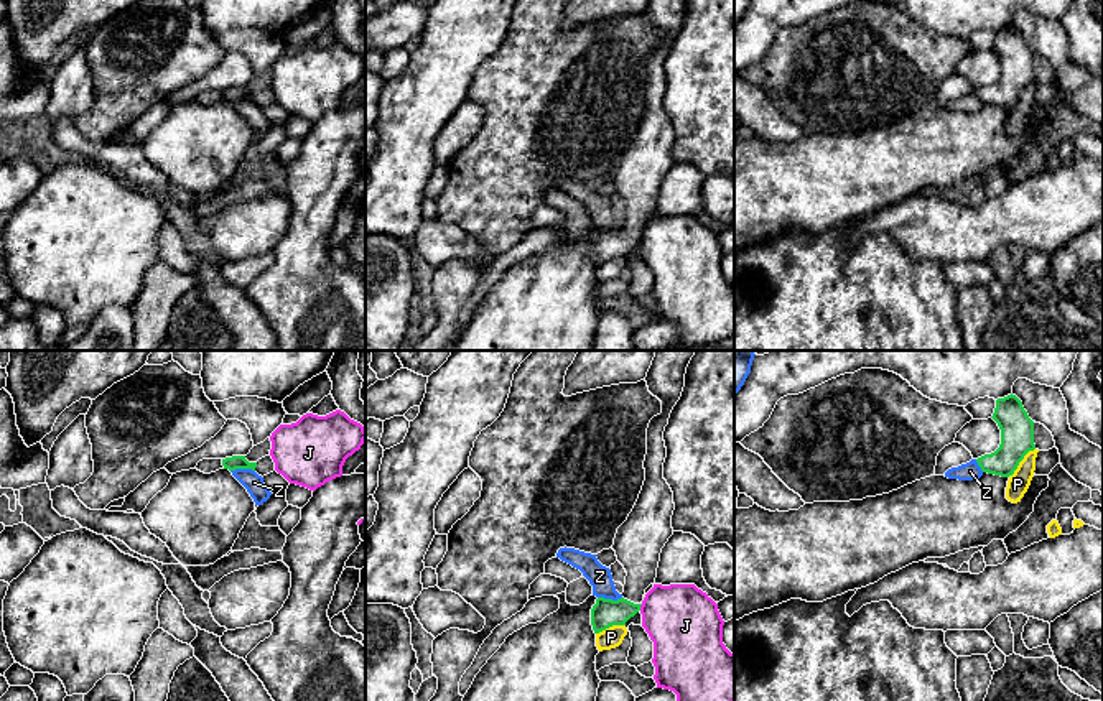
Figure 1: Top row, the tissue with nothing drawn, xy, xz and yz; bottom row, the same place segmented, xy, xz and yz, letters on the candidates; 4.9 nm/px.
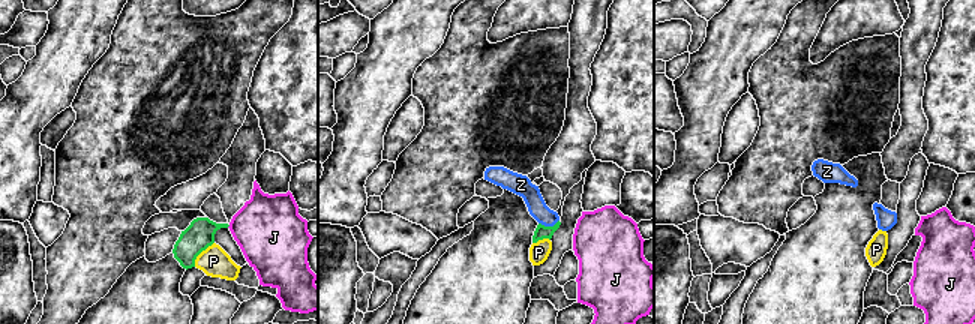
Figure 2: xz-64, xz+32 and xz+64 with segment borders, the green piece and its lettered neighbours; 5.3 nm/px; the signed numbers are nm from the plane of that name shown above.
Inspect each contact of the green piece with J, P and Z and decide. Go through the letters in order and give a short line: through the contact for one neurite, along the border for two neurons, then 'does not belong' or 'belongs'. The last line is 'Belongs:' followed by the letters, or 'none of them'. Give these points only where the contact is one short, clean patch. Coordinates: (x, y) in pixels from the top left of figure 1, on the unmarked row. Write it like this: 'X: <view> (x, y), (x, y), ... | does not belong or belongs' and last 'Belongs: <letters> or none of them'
J: does not belong
P: yz (1034, 79), (1008, 107) | does not belong
Z: xy (254, 101), (231, 102) | does not belong
Belongs: none of them

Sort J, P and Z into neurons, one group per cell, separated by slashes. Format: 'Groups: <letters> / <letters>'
Groups: J / P / Z

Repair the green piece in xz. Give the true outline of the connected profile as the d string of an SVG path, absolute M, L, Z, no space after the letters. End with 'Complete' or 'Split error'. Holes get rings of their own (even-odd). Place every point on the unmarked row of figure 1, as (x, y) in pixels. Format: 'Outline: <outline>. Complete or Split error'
Outline: M649 0L649 23L662 33L662 44L647 59L645 112L627 151L617 160L612 181L627 207L622 229L598 229L591 240L591 257L599 265L612 257L626 257L642 237L645 221L655 216L660 184L673 166L673 123L663 110L667 79L663 63L682 28L686 0Z. Split error

